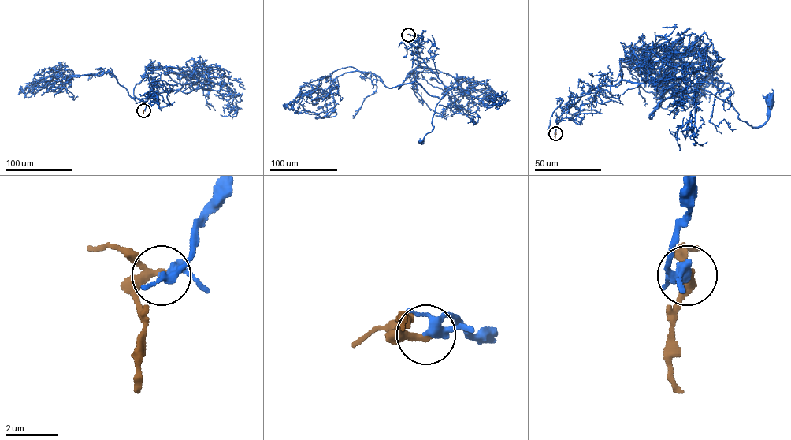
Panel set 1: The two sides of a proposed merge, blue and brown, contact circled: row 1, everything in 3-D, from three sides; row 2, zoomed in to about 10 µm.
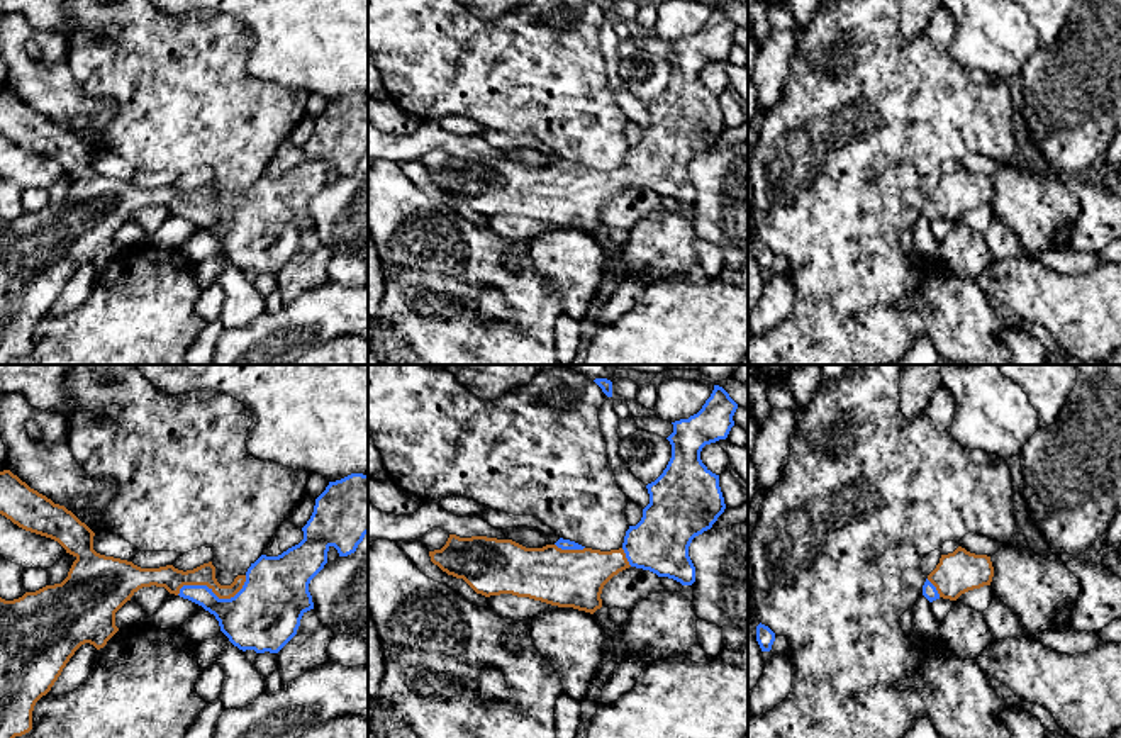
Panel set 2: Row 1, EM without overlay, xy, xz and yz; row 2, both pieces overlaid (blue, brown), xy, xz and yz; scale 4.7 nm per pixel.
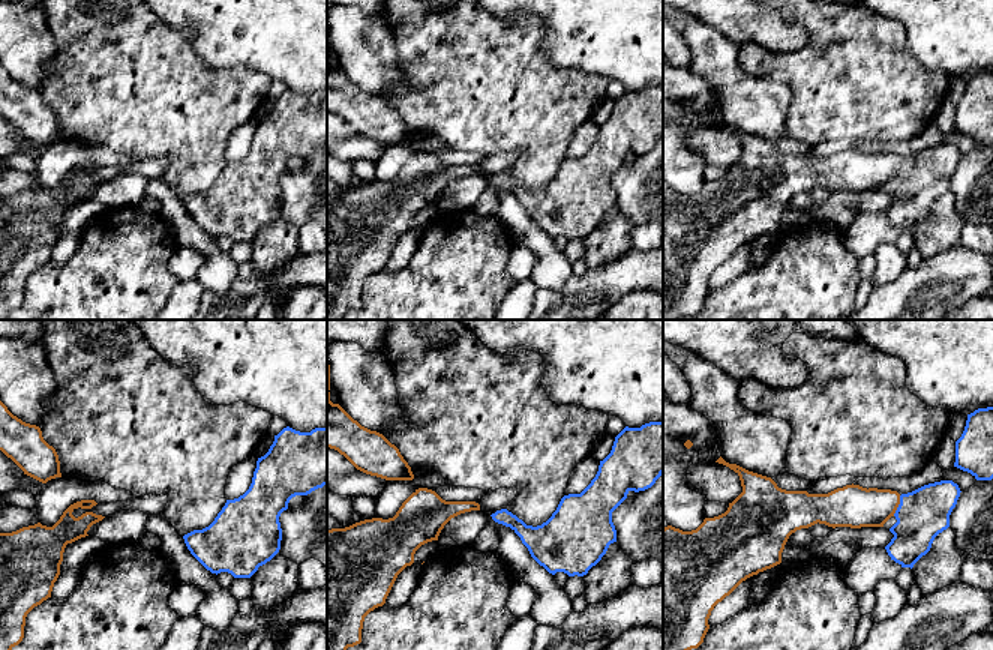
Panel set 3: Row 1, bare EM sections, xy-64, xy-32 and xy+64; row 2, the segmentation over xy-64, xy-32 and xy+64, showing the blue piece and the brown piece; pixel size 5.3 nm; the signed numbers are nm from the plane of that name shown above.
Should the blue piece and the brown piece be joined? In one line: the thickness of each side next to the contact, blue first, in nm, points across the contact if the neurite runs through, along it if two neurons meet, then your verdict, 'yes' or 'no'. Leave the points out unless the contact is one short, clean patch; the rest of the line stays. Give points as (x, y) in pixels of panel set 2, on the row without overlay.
calibres 320 and 110 nm; way xy (262, 236), (214, 214), (206, 206), (172, 199); yes

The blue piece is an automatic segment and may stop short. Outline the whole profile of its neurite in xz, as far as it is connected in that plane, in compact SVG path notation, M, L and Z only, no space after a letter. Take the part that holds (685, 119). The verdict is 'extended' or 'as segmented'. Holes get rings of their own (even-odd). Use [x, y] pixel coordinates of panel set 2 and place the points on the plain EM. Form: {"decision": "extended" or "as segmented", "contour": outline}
{"decision": "extended", "contour": "M714 5L711 17L697 34L672 42L673 53L666 58L672 64L672 78L663 93L646 105L650 124L643 129L641 141L626 151L619 170L592 170L563 158L543 168L526 168L512 159L449 154L441 170L429 171L431 182L448 195L463 198L477 214L485 217L512 214L590 234L602 227L604 205L629 187L650 190L682 205L692 205L695 187L689 176L689 166L695 156L711 149L726 129L719 95L702 83L700 71L706 64L728 58L734 46L736 29L738 24L729 14Z"}

